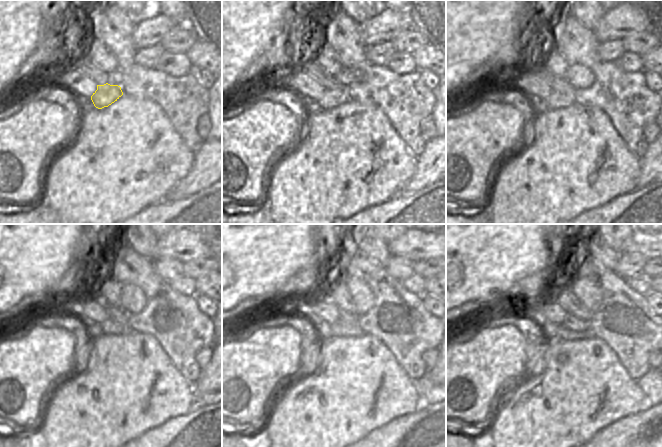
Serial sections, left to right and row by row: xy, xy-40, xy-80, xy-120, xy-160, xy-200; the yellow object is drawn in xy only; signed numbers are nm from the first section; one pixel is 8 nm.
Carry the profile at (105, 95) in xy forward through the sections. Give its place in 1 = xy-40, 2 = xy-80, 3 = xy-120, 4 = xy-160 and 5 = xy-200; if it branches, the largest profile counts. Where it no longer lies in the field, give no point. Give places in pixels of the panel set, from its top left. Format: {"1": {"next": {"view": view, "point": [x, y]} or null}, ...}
{"1": {"next": {"view": "xy-40", "point": [337, 95]}}, "2": {"next": {"view": "xy-80", "point": [562, 94]}}, "3": {"next": {"view": "xy-120", "point": [117, 322]}}, "4": {"next": {"view": "xy-160", "point": [347, 324]}}, "5": {"next": {"view": "xy-200", "point": [574, 324]}}}

